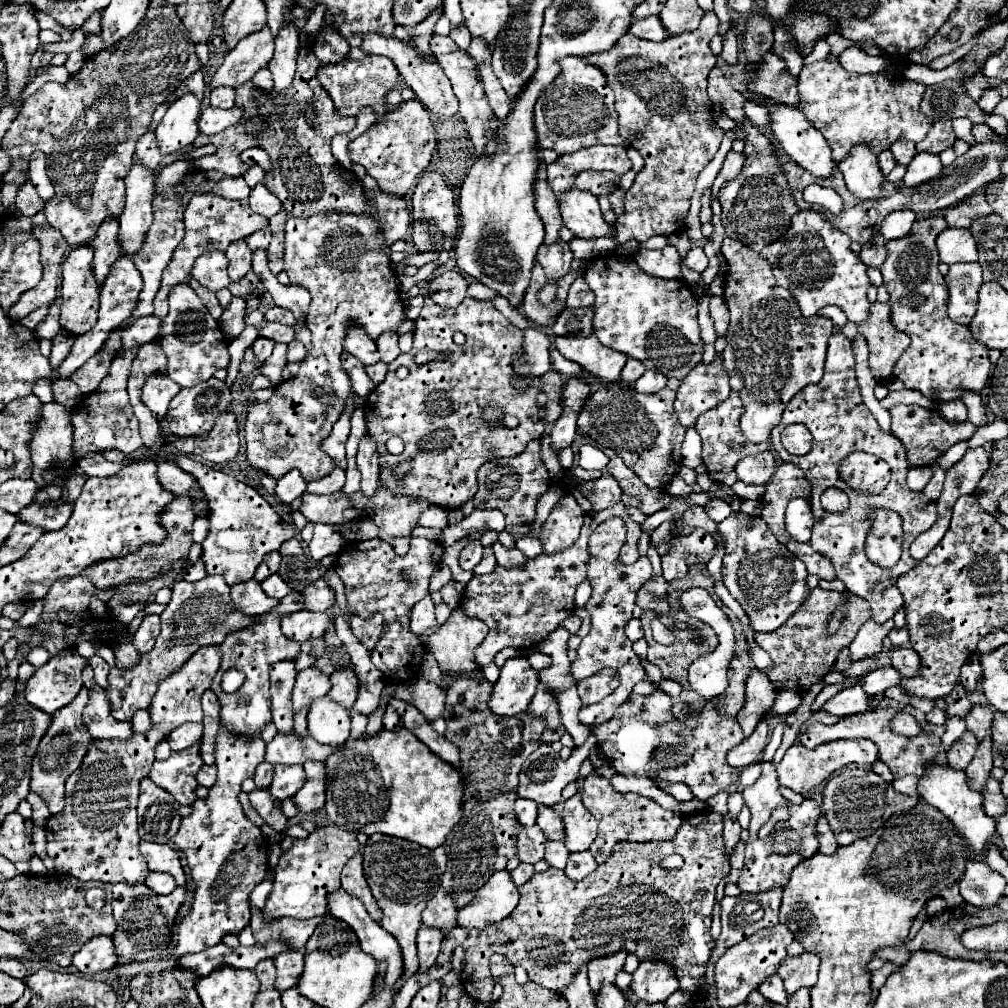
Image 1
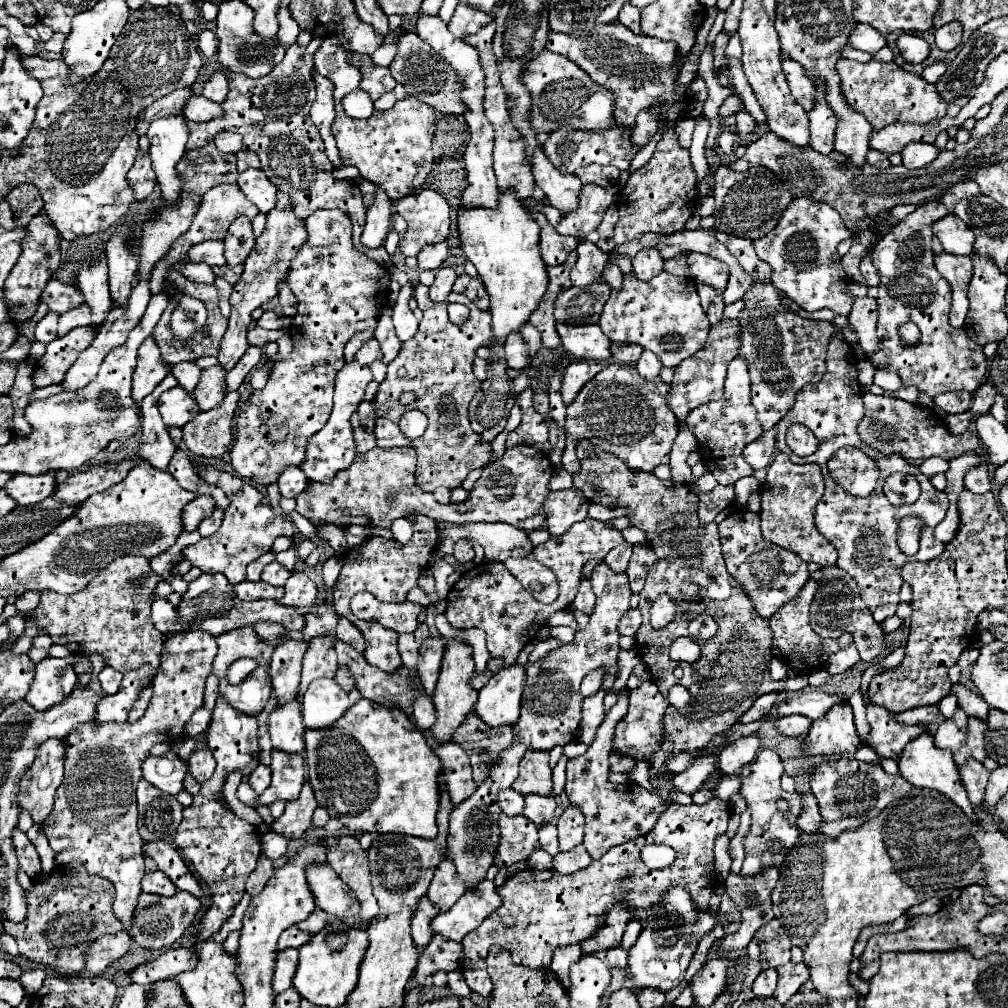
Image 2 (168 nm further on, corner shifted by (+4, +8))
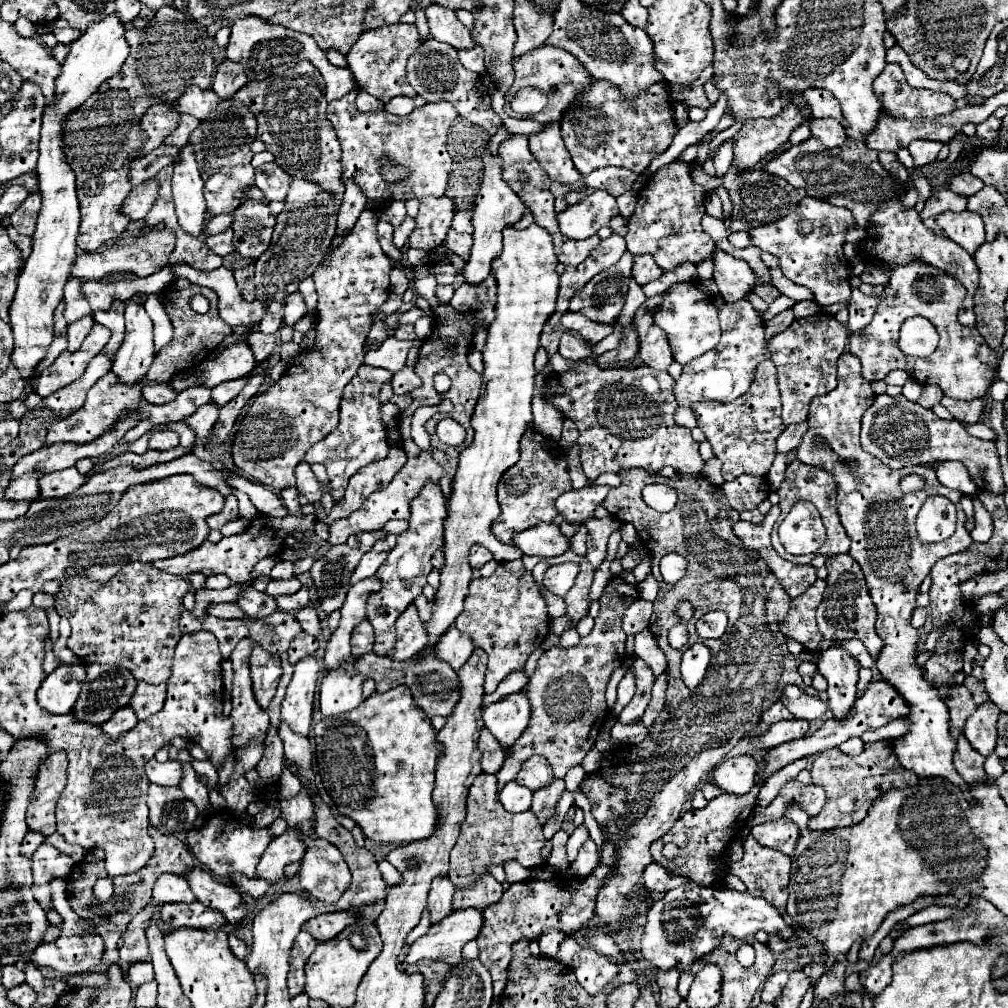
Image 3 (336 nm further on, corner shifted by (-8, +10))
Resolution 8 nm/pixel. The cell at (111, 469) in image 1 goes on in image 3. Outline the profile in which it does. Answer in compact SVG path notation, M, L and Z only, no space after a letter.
M144 382L144 388L140 388L140 392L144 392L144 400L148 400L150 404L168 404L176 398L176 392L172 392L168 384Z

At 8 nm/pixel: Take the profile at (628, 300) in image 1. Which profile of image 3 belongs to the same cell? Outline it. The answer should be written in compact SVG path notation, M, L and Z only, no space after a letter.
M694 282L674 284L666 292L662 308L658 308L654 312L654 324L666 332L674 360L682 366L688 364L690 360L702 356L704 352L712 350L720 340L720 324L718 324L716 306L710 302L706 292L696 288Z

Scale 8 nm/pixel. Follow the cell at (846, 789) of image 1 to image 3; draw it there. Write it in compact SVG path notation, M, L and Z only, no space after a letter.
M830 748L820 756L816 756L810 772L812 772L812 782L824 788L826 804L820 810L820 814L808 820L808 830L834 830L834 828L854 826L866 818L866 812L872 806L872 802L890 788L906 788L918 784L918 776L912 770L902 768L898 762L882 766L882 762L874 758L848 756L842 754L838 748Z

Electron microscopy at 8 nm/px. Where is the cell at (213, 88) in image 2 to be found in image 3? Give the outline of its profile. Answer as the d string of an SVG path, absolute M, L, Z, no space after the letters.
M224 60L216 70L216 76L212 80L212 90L220 98L228 98L228 96L236 94L246 82L248 82L248 78L244 74L244 66L236 64L232 60Z

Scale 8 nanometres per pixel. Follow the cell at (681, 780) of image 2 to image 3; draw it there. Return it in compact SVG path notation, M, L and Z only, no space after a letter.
M786 686L780 700L796 718L816 720L826 714L826 704L816 696L804 694L798 686Z

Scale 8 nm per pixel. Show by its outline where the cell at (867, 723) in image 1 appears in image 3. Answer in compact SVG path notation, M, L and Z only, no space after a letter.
M788 720L788 722L776 722L772 724L762 736L752 740L752 746L758 750L770 750L778 744L796 740L800 736L808 734L808 722L806 720Z

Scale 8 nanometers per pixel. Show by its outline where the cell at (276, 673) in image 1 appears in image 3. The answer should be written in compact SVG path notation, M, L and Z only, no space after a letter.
M302 632L302 636L296 636L296 640L292 640L288 654L290 654L290 664L296 664L298 660L302 660L304 656L310 656L318 650L318 638Z

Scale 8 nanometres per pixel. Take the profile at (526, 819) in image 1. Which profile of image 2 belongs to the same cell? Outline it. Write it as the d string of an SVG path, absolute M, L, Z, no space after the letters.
M508 788L498 794L498 804L504 814L516 816L516 814L522 814L522 810L524 810L524 796L520 792Z

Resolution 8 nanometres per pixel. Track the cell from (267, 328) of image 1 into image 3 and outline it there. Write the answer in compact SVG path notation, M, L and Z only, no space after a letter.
M252 332L248 336L248 346L256 358L256 362L264 362L276 348L276 336L274 334L262 334L262 332Z

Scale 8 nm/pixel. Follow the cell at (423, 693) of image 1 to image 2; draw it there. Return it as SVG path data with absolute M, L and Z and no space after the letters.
M428 638L422 642L420 646L420 660L418 660L418 674L424 686L424 692L430 696L436 680L438 680L438 672L440 672L440 660L442 660L442 650L444 650L446 640L444 638Z

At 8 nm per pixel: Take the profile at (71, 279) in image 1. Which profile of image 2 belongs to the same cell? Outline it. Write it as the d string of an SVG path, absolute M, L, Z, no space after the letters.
M84 302L76 310L68 310L68 312L60 314L60 320L58 320L58 336L66 334L72 328L86 326L88 322L90 322L90 310L88 310L88 304Z

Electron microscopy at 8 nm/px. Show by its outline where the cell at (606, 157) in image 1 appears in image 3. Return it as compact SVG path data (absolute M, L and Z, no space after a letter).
M604 80L592 82L592 88L588 88L584 96L576 96L560 120L562 138L576 170L586 176L594 168L624 166L642 174L650 162L670 146L678 132L672 108L674 102L666 84L652 84L652 88L646 88L632 104L620 96L620 88L604 84Z

